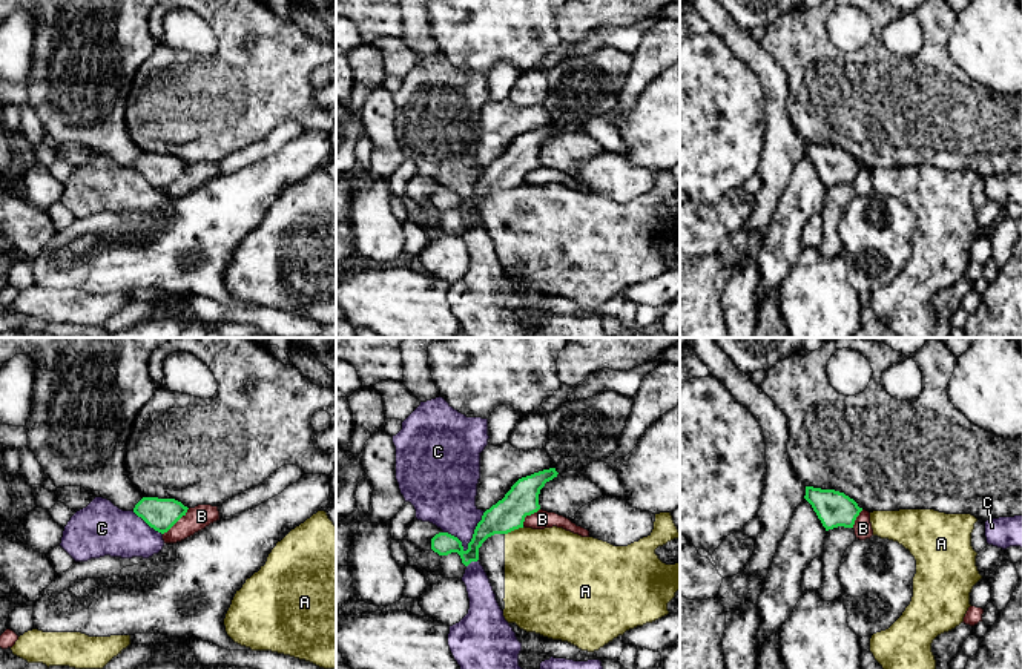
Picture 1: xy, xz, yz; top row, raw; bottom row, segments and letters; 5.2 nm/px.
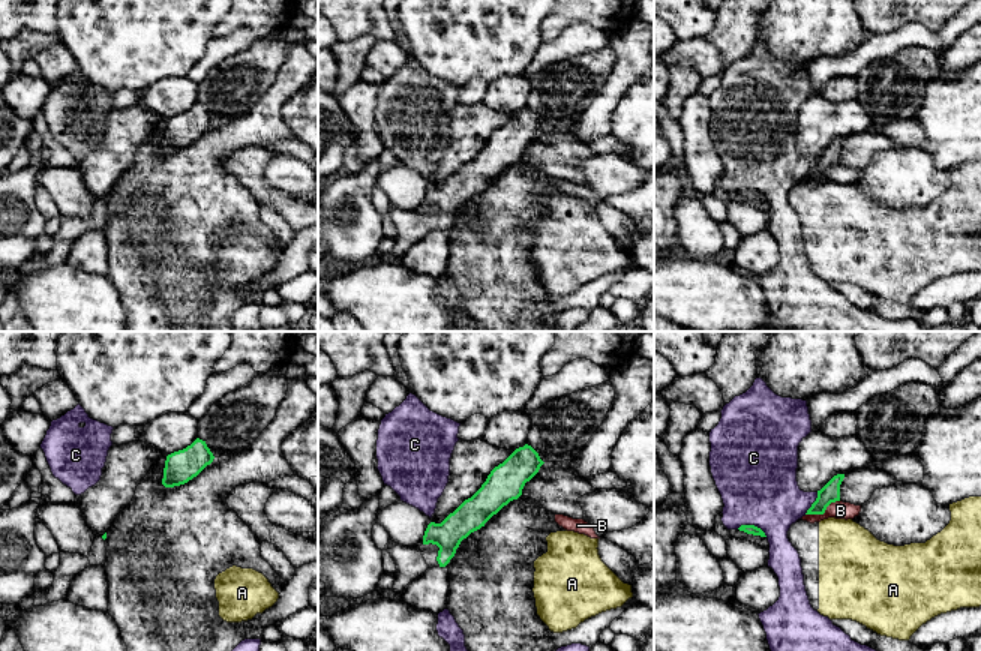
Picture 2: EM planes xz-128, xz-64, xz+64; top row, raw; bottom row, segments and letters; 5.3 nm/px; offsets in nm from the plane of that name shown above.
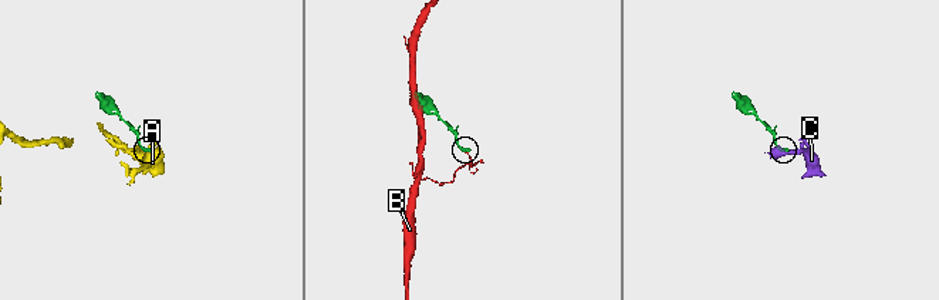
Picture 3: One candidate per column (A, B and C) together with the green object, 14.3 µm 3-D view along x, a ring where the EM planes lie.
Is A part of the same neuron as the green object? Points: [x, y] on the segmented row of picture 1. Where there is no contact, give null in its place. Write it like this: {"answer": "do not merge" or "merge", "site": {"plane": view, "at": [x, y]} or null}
{"answer": "merge", "site": {"plane": "xz", "at": [514, 528]}}

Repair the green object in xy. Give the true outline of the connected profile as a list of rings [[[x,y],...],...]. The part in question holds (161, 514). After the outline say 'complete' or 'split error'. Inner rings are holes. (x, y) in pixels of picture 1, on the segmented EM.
[[[143,497],[134,508],[150,528],[164,534],[187,512],[187,506],[175,499]]]; complete

